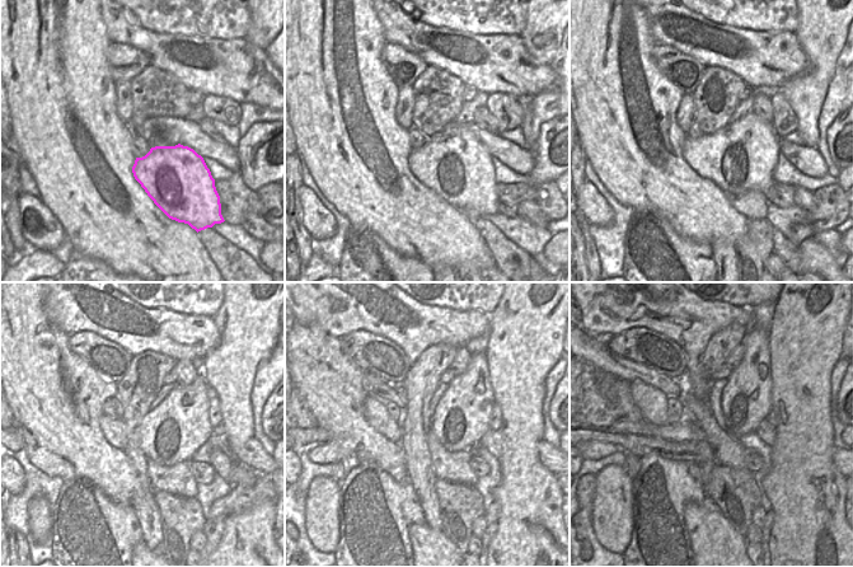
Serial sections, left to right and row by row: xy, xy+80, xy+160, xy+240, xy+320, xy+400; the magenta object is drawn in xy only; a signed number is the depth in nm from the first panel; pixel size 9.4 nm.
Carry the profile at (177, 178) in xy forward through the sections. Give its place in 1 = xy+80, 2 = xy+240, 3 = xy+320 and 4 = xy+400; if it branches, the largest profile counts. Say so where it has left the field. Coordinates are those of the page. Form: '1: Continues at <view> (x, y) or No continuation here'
1: Continues at xy+80 (458, 167)
2: Continues at xy+240 (178, 426)
3: Continues at xy+320 (462, 417)
4: Continues at xy+400 (745, 399).

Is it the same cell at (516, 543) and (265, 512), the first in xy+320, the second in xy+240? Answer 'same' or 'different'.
same

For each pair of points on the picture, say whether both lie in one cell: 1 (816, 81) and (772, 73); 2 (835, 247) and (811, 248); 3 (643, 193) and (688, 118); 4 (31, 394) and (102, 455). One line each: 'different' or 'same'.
1: different
2: different
3: different
4: same

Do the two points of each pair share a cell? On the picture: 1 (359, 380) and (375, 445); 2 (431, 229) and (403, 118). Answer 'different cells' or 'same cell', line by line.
1: same cell
2: different cells

